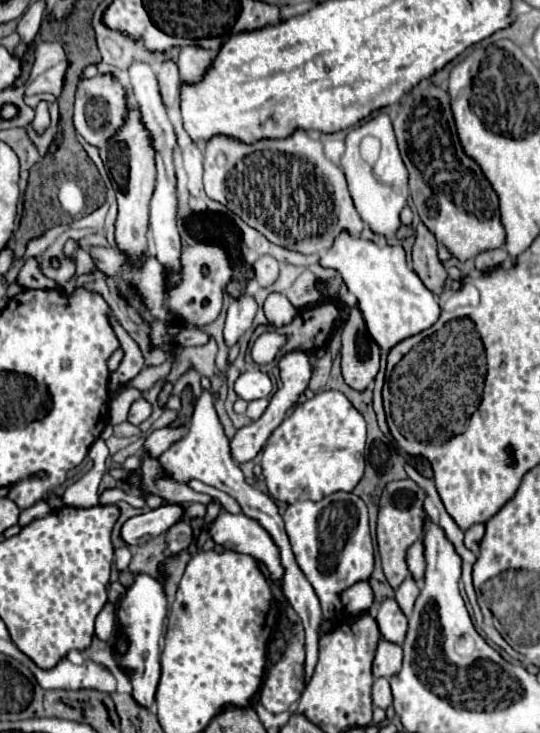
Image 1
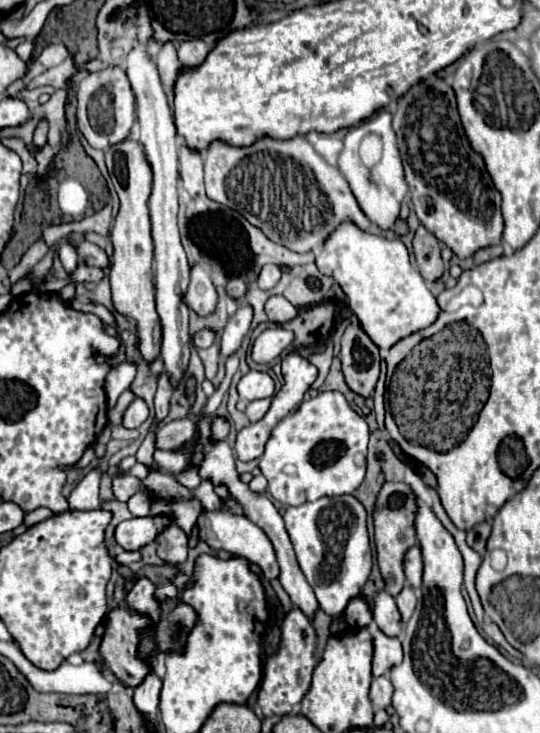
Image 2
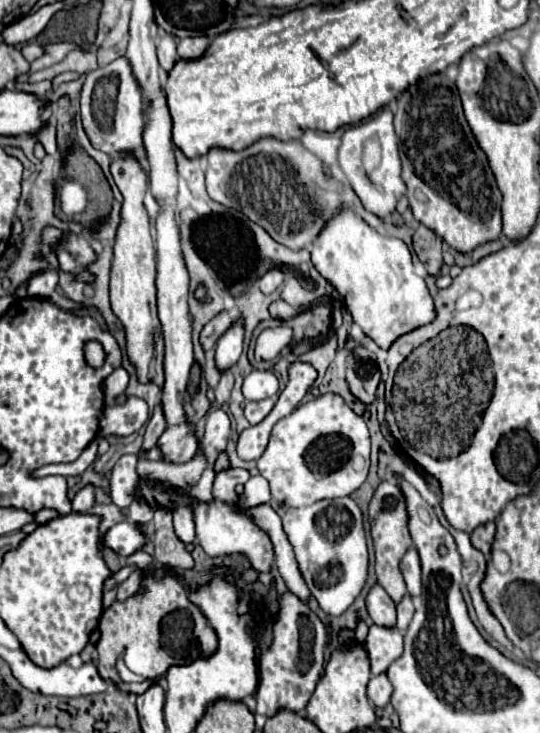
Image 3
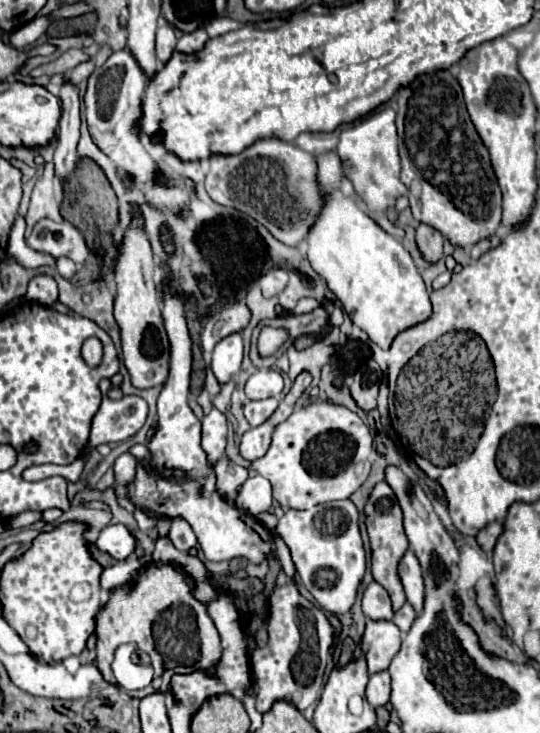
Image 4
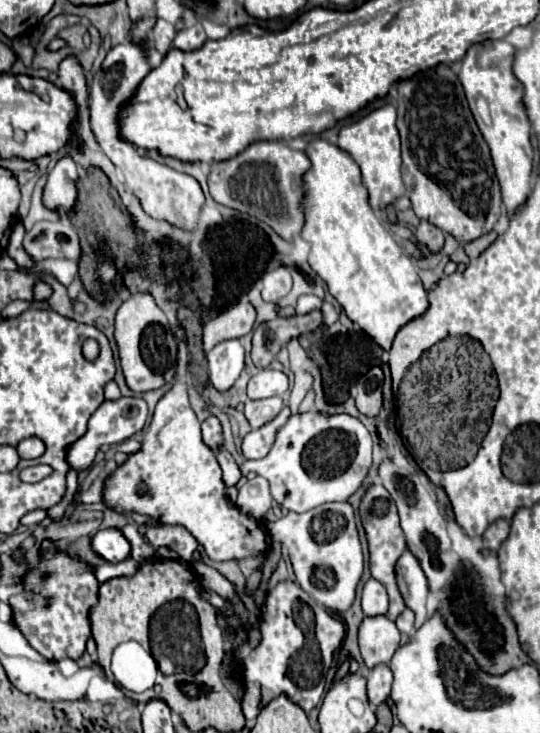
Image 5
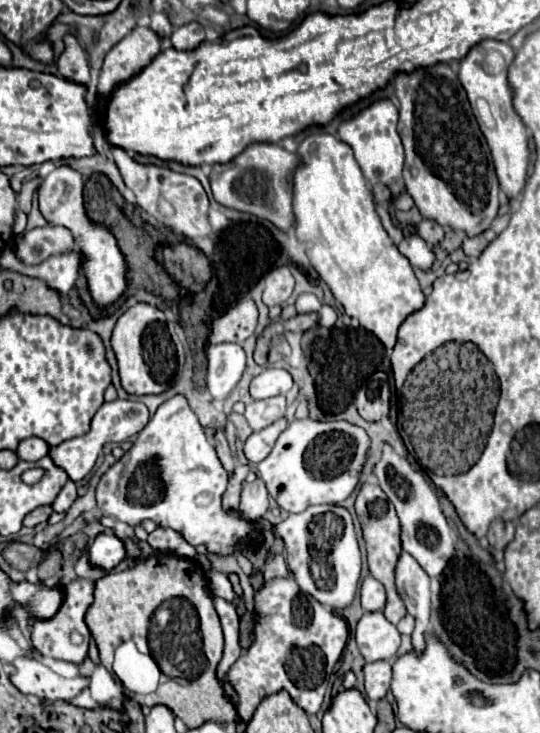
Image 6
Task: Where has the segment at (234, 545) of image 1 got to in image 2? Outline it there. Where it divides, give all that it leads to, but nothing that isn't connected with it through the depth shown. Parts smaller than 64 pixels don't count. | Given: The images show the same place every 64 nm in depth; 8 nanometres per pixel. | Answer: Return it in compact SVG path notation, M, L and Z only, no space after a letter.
M220 508L214 512L202 510L198 516L198 532L200 532L200 540L206 542L212 550L226 550L234 556L248 558L252 564L260 566L262 574L268 580L278 576L278 564L276 564L276 556L274 556L270 538L264 534L262 528L258 528L254 522L250 522L244 514L232 514L228 508Z

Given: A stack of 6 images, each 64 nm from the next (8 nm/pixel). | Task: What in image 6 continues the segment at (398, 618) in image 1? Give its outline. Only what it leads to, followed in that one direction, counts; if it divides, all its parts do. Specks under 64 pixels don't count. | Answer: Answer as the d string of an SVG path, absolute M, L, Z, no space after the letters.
M366 576L366 578L362 580L360 596L362 596L362 608L364 608L366 612L382 610L384 604L386 604L384 586L382 586L376 578L372 578L372 576Z

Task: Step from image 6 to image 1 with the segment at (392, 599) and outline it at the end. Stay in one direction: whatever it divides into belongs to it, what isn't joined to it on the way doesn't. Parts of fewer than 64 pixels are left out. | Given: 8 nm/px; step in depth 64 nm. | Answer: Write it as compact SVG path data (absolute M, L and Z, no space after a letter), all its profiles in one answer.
M398 480L386 484L382 496L380 496L380 512L378 512L378 550L380 550L380 560L382 560L382 570L390 586L396 590L404 578L410 574L406 568L406 550L422 538L422 524L424 524L424 492L422 488L412 482L412 480Z

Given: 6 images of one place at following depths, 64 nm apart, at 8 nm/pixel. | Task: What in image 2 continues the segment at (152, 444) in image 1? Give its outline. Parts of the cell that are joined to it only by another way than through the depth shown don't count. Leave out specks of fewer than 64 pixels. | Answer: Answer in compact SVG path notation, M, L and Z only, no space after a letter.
M190 418L168 422L162 428L158 428L156 448L162 448L162 450L180 448L182 444L190 442L194 438L194 434L196 434L196 424Z

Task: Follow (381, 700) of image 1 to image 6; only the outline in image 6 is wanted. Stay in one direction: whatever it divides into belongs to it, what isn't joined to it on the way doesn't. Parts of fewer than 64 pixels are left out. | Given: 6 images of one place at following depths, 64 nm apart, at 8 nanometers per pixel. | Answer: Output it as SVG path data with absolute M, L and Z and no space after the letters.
M378 660L378 662L366 662L362 668L364 674L364 690L366 696L374 702L382 700L386 696L386 692L390 690L390 680L392 680L392 664L386 660Z

